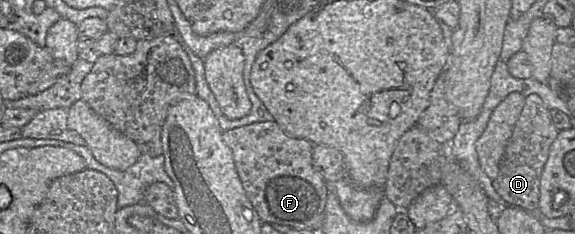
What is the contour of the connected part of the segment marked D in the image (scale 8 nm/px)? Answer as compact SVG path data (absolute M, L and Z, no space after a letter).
M537 94L525 97L525 104L514 126L500 161L499 172L492 185L504 203L524 210L537 209L540 196L540 178L548 159L549 149L559 130L554 126L550 110Z

